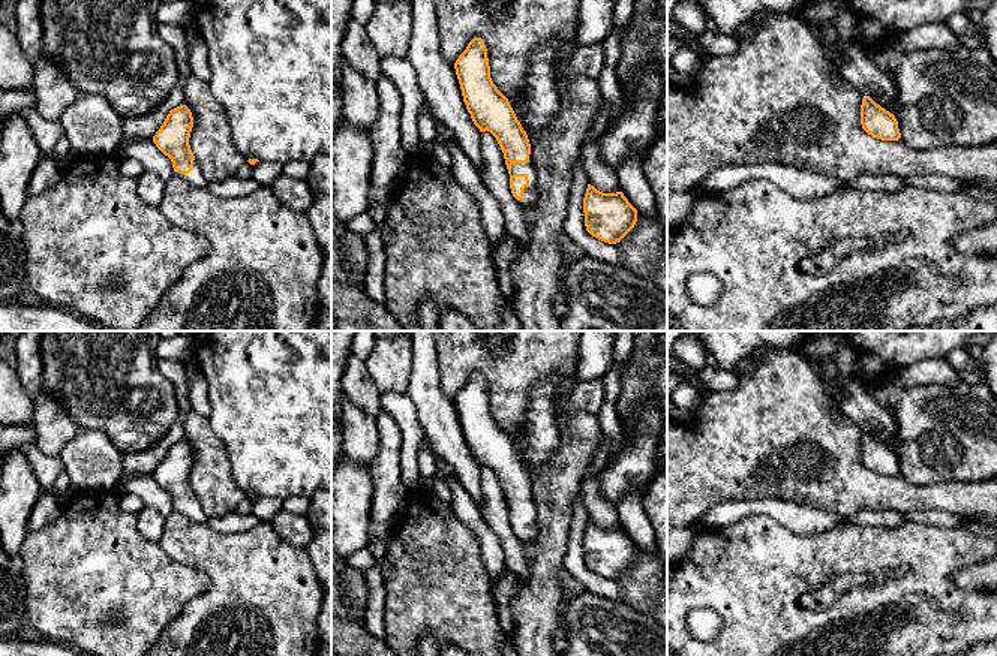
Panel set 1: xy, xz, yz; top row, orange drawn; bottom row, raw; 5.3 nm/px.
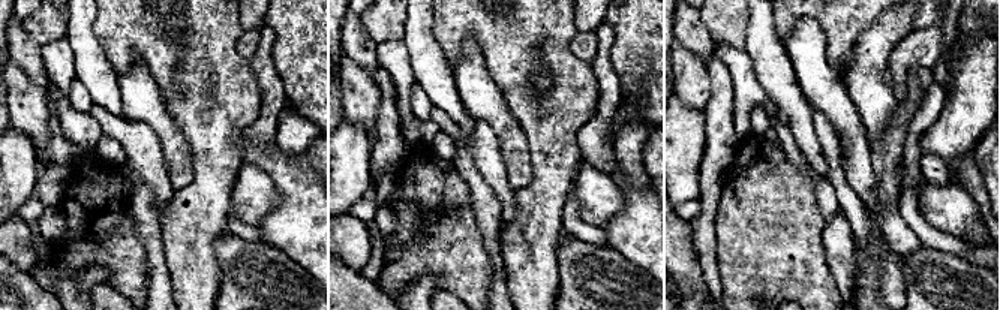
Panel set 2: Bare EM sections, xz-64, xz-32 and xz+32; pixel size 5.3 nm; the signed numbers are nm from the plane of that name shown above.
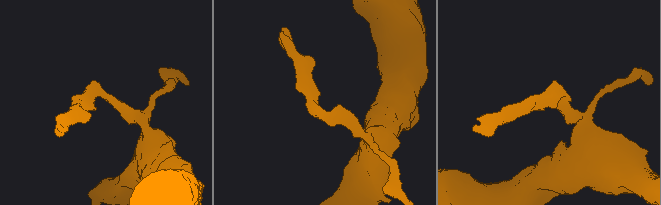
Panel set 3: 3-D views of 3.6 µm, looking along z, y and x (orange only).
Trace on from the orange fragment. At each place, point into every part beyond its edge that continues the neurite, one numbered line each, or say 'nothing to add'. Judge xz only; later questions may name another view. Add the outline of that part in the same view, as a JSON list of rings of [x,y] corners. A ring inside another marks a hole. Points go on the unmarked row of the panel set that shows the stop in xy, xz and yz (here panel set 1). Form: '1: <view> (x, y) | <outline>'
1: xz (531, 527) | [[[532,488],[529,490],[528,499],[513,499],[511,500],[511,511],[514,511],[514,509],[526,509],[528,511],[529,521],[523,524],[523,535],[519,538],[523,542],[532,542],[538,532],[538,518],[537,518]]]

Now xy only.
1: xy (195, 512) | [[[193,496],[193,505],[189,509],[174,508],[174,511],[187,517],[189,520],[195,523],[207,523],[208,520],[196,496]]]

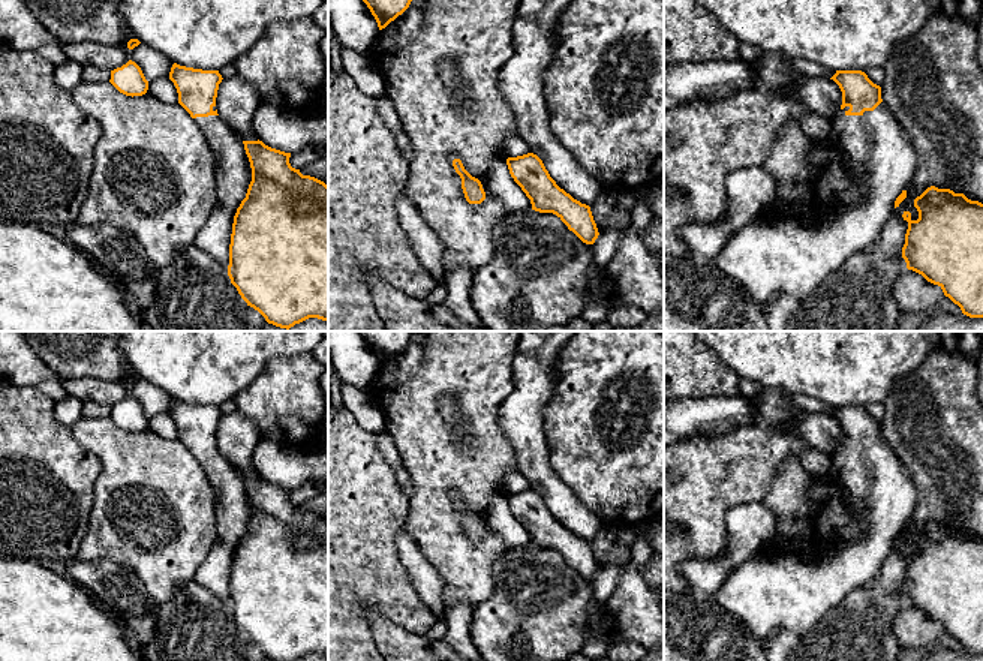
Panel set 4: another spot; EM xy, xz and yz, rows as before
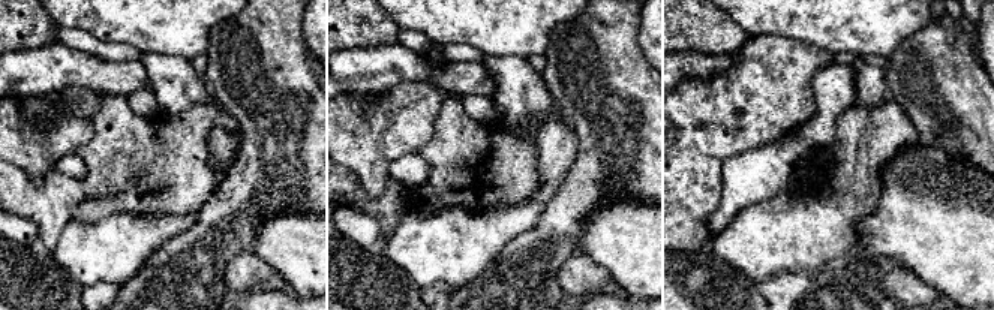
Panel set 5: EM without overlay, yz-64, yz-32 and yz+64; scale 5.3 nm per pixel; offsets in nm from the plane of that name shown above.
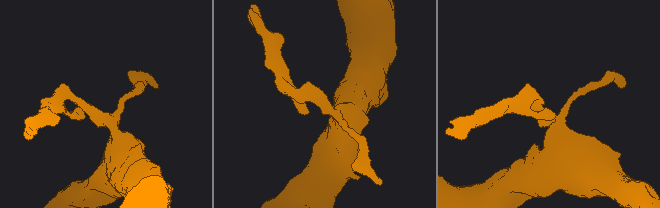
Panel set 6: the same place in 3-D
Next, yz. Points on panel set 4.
1: yz (785, 591) | [[[884,438],[862,451],[847,451],[848,445],[850,442],[845,442],[835,451],[832,474],[850,492],[851,499],[865,507],[869,522],[866,537],[827,553],[758,553],[736,567],[713,595],[718,604],[739,618],[758,640],[766,640],[779,630],[805,634],[848,592],[869,585],[892,550],[896,534],[914,511],[916,483]]]

